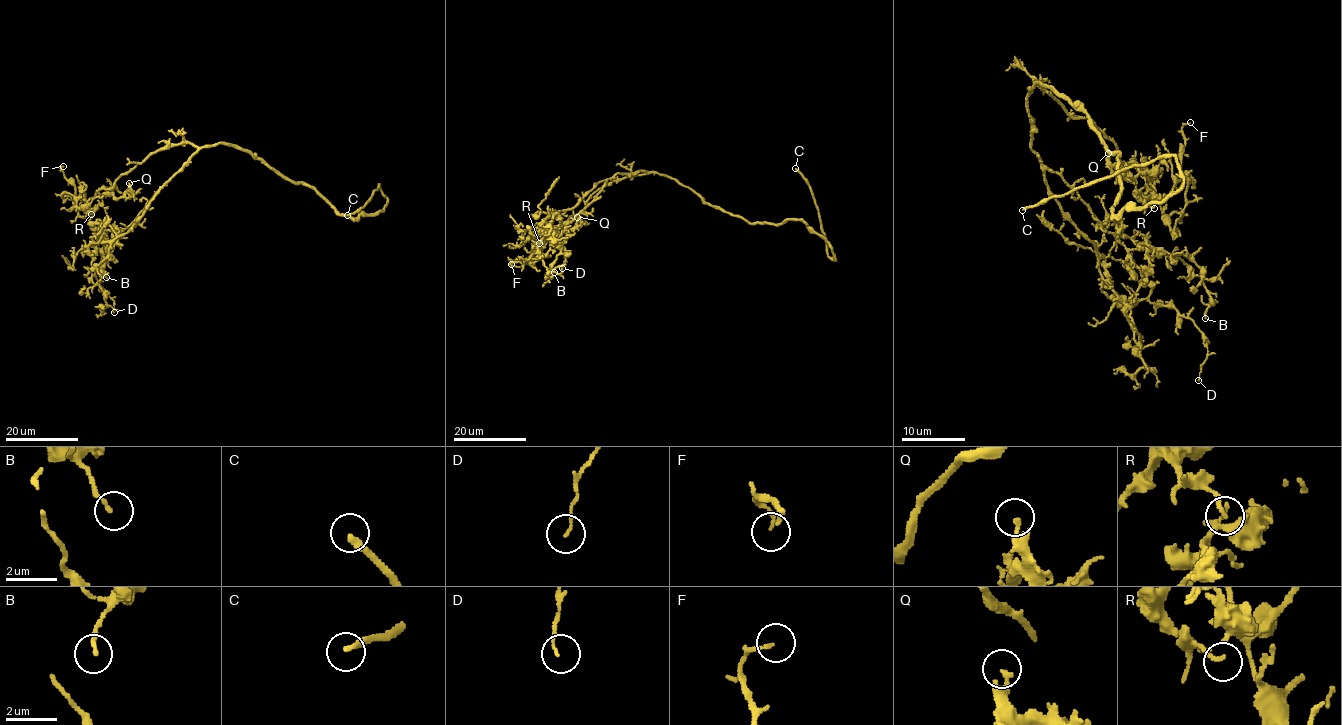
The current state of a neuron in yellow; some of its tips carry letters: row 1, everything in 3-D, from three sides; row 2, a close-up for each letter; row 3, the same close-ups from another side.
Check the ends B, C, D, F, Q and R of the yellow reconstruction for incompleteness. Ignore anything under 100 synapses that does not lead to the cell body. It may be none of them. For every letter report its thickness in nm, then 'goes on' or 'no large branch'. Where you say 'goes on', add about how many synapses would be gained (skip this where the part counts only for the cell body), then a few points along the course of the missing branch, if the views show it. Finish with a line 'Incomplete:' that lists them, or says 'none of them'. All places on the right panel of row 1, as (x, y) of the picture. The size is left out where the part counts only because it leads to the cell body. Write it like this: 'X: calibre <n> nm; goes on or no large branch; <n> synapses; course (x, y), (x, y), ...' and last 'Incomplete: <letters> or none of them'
B: calibre 150 nm; no large branch
C: calibre 220 nm; goes on; 700 synapses
D: calibre 90 nm; no large branch
F: calibre 130 nm; no large branch
Q: calibre 150 nm; no large branch
R: calibre 120 nm; no large branch
Incomplete: C

